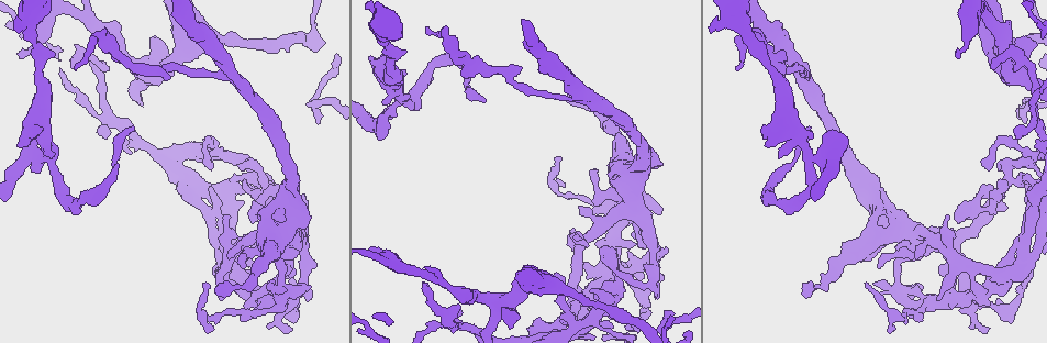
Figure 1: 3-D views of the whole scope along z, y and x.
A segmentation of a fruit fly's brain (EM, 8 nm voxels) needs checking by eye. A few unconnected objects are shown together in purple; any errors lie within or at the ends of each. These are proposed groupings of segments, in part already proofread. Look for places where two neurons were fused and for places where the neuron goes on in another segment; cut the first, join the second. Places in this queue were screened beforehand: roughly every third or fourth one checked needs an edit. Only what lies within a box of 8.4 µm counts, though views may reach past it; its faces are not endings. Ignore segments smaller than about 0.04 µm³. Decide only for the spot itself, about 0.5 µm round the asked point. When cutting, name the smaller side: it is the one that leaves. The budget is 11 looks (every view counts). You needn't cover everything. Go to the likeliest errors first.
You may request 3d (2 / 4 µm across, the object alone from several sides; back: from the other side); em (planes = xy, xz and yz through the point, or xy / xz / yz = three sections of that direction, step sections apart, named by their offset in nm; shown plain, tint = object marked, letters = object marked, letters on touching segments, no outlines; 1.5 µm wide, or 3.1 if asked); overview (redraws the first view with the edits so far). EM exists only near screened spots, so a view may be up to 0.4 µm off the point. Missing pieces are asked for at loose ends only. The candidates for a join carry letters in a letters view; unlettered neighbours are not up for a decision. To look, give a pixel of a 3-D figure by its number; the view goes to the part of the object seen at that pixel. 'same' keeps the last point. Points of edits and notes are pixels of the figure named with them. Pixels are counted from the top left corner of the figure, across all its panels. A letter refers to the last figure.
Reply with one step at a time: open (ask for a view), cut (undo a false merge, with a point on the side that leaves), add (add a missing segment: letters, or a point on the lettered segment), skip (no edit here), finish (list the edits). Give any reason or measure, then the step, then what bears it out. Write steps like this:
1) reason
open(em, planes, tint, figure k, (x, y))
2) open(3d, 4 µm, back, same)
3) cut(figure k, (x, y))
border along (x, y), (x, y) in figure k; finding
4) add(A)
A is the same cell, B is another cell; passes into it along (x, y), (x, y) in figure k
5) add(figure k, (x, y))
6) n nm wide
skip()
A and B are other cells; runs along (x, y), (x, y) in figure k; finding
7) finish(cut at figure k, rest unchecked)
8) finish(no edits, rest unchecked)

side arm on a straight run
open(em, planes, tint, figure 1, (1035, 119))

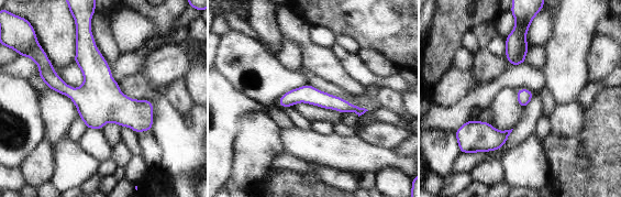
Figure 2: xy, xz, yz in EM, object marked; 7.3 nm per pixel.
what lies round it
open(em, planes, letters, same)

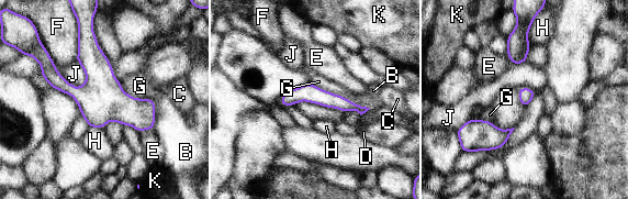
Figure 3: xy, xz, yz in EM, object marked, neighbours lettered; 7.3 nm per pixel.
skip()
B, C, D, E, F, G, H, J and K are other cells; runs along (283, 100), (318, 96), (363, 109) in figure 3; all the same neuron

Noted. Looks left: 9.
an open end
open(3d, 4 µm, back, figure 1, (18, 146))

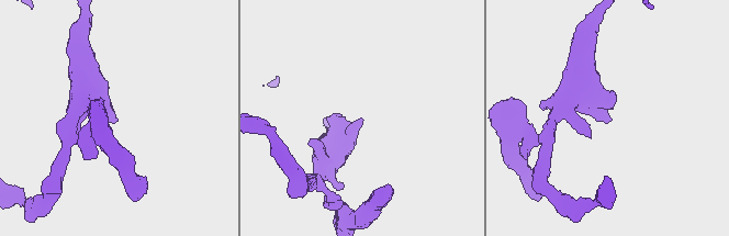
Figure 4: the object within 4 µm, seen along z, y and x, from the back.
open(em, yz, step 8, tint, figure 4, (360, 117))

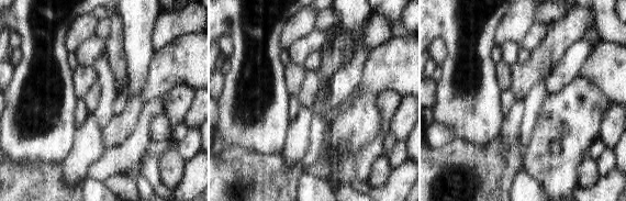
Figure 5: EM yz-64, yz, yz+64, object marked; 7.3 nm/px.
cut it another way
open(em, planes, letters, same)

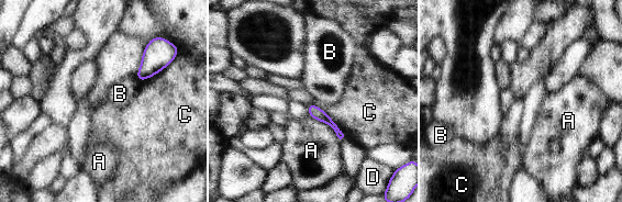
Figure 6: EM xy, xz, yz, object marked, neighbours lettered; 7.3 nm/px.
skip()
A, B, C and D are other cells; border along (311, 103), (321, 108), (344, 135) in figure 6; no lettered segment goes on from it

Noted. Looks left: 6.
a fork
open(em, yz, step 8, tint, figure 1, (931, 304))

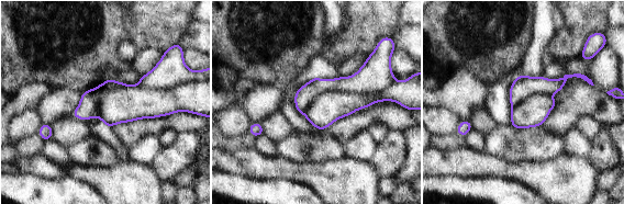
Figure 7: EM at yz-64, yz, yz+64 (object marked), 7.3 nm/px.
cut it another way
open(em, planes, letters, same)

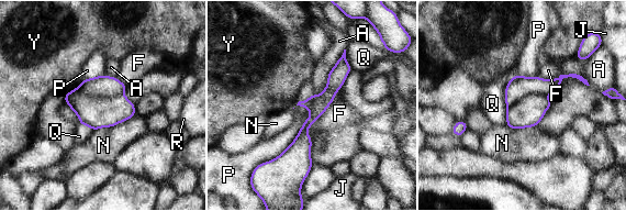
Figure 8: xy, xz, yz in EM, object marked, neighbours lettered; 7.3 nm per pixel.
300 nm wide
cut(figure 8, (96, 113))
A, F, J, N, P, Q, R and Y are other cells; border along (78, 87), (96, 98), (122, 95) in figure 8; two neurons meet here

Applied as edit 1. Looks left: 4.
open(overview)

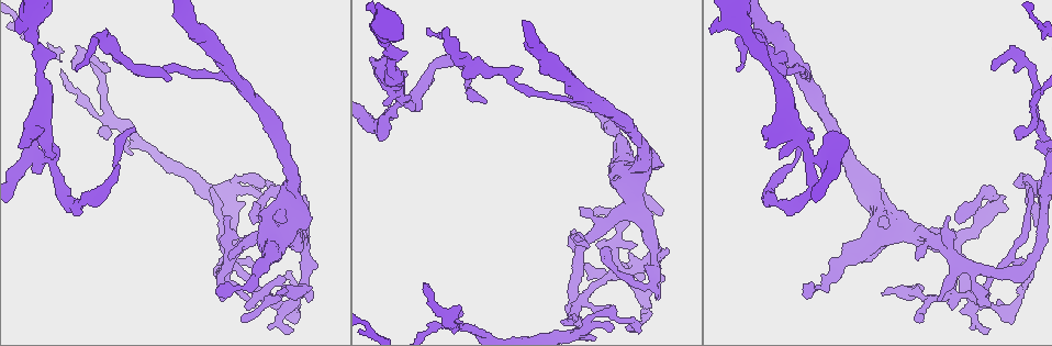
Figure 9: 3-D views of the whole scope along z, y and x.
an open end
open(3d, 4 µm, figure 9, (577, 241))

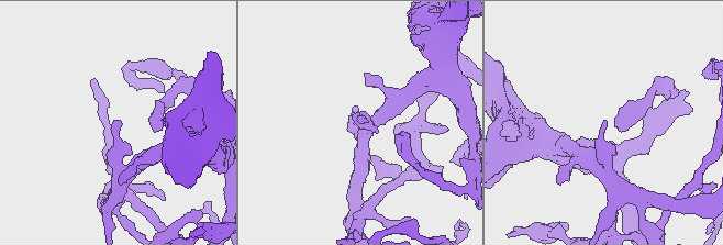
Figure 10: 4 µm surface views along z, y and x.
need the tissue
open(em, xy, step 8, letters, figure 10, (114, 121))

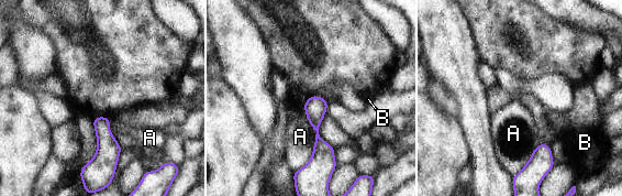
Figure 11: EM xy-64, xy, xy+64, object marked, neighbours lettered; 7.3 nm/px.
A touches over 500 nm
skip()
A and B are other cells; runs along (312, 98), (319, 140), (317, 164) in figure 11; no lettered segment goes on from it

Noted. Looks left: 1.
finish(cut at figure 8, rest unchecked)

